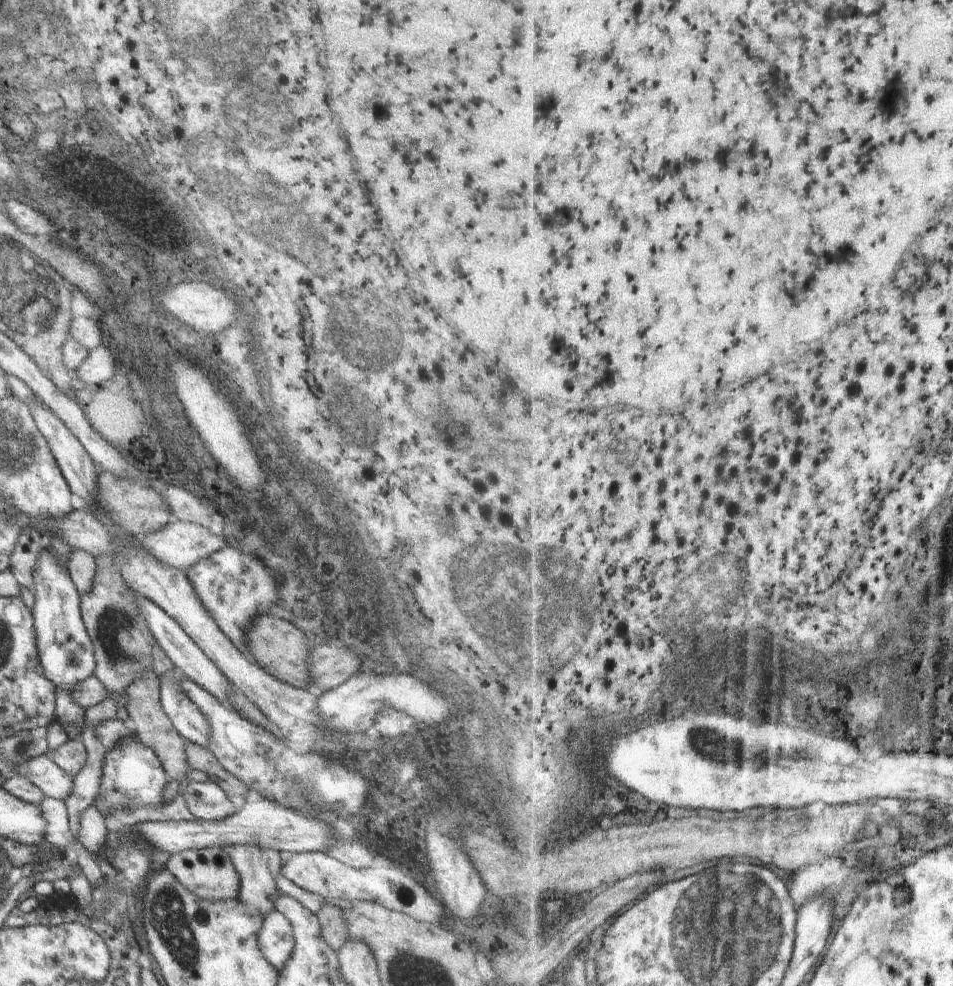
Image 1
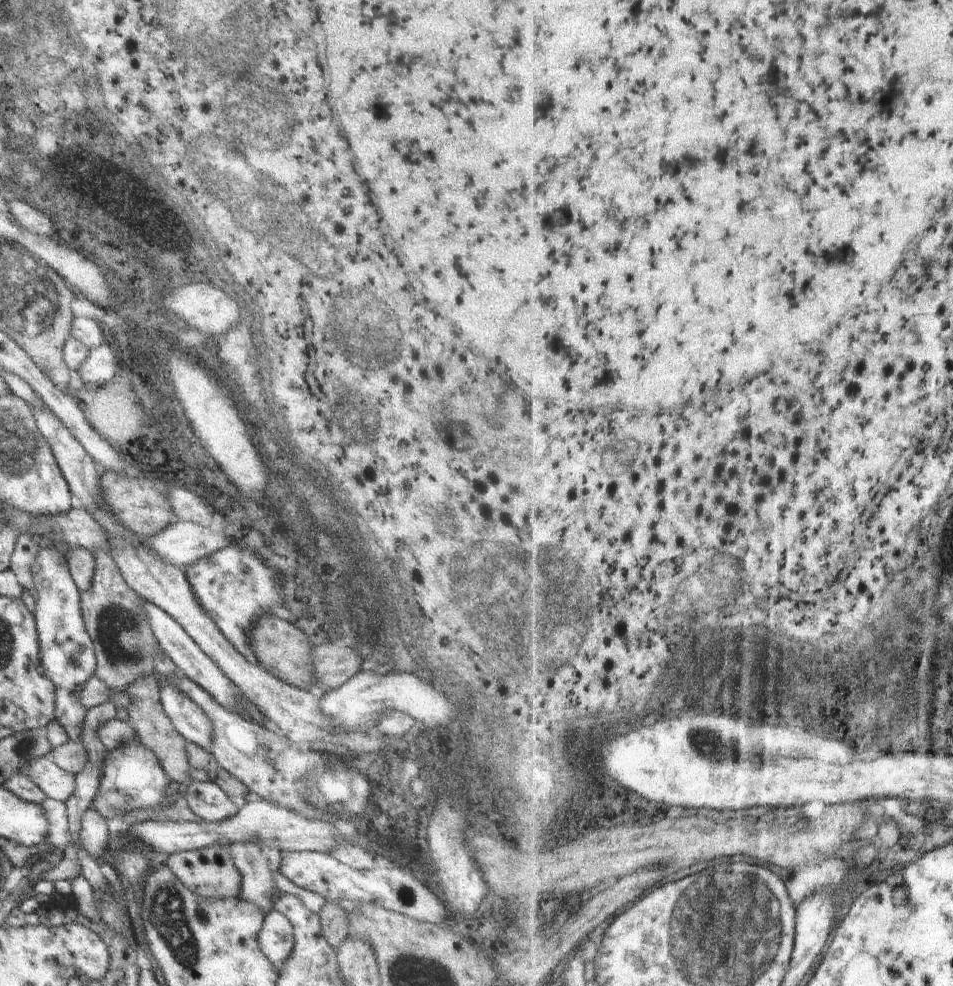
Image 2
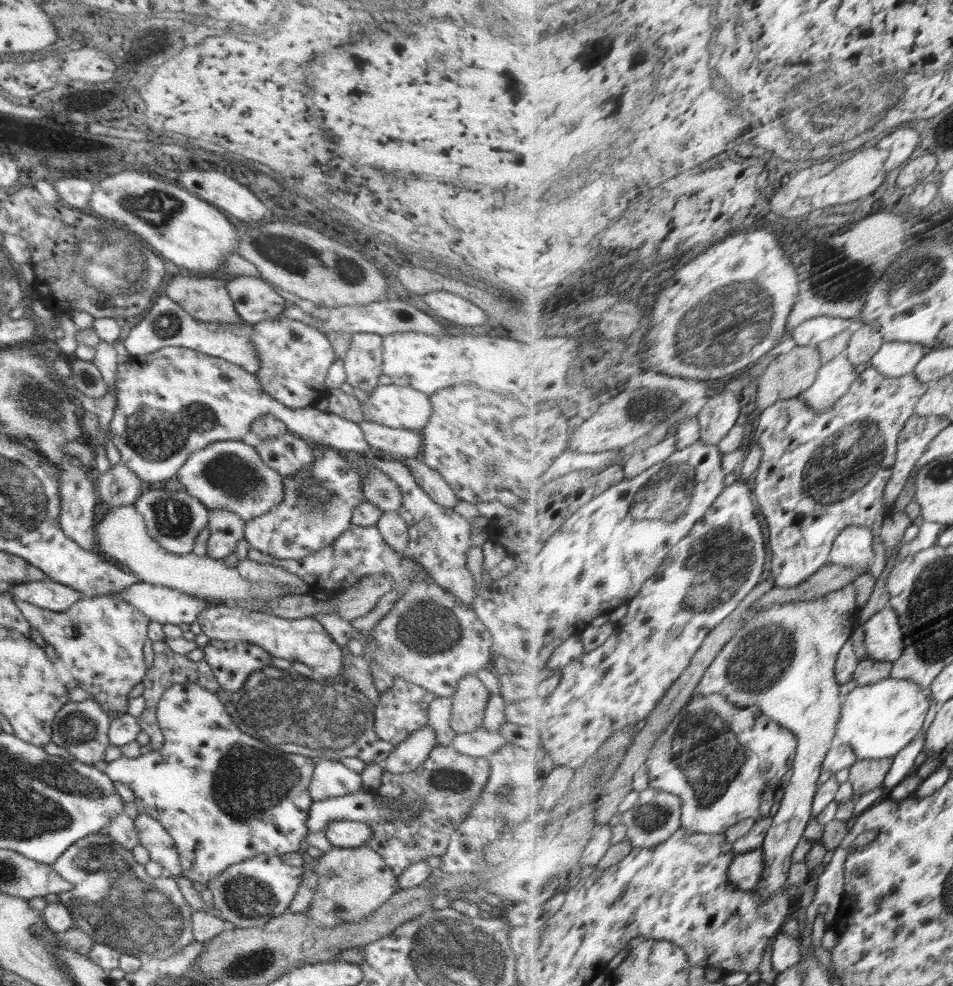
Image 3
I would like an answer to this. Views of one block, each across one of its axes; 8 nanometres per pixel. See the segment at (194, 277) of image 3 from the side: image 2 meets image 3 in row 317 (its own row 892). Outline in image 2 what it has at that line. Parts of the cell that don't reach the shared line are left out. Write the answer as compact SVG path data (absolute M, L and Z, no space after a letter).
M212 846L172 854L165 866L185 888L201 898L228 899L240 897L241 877L224 846Z

